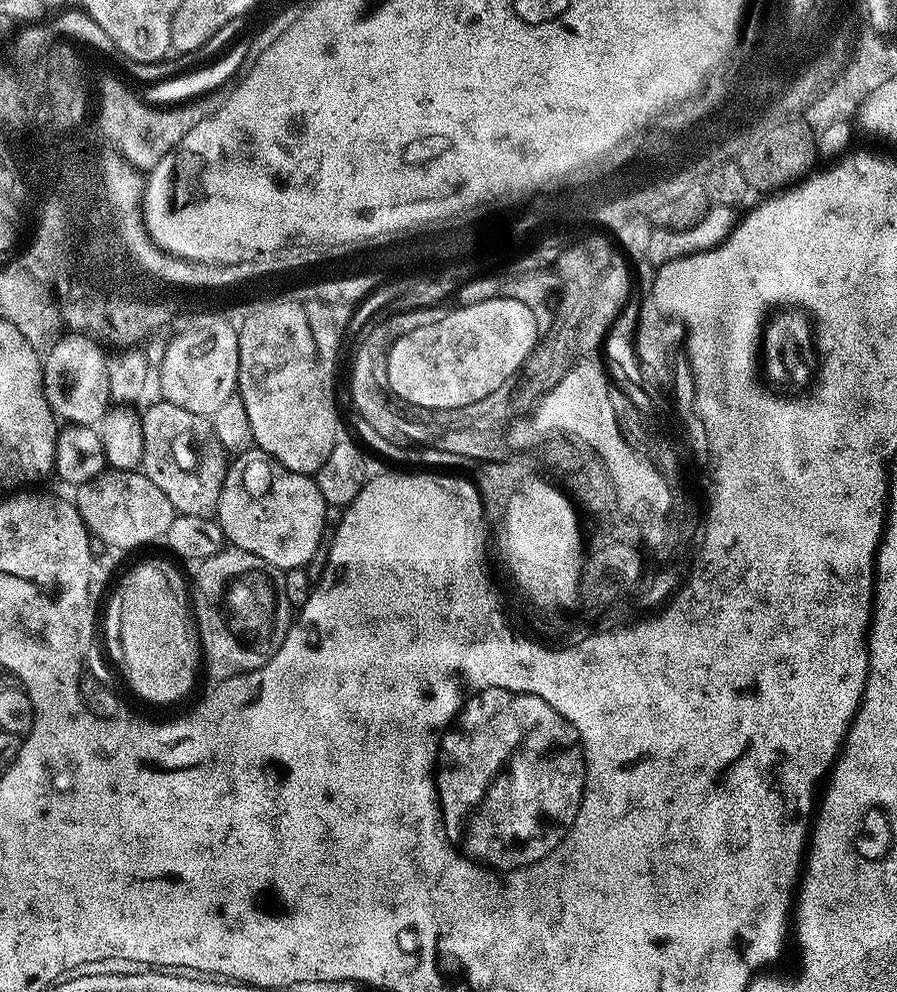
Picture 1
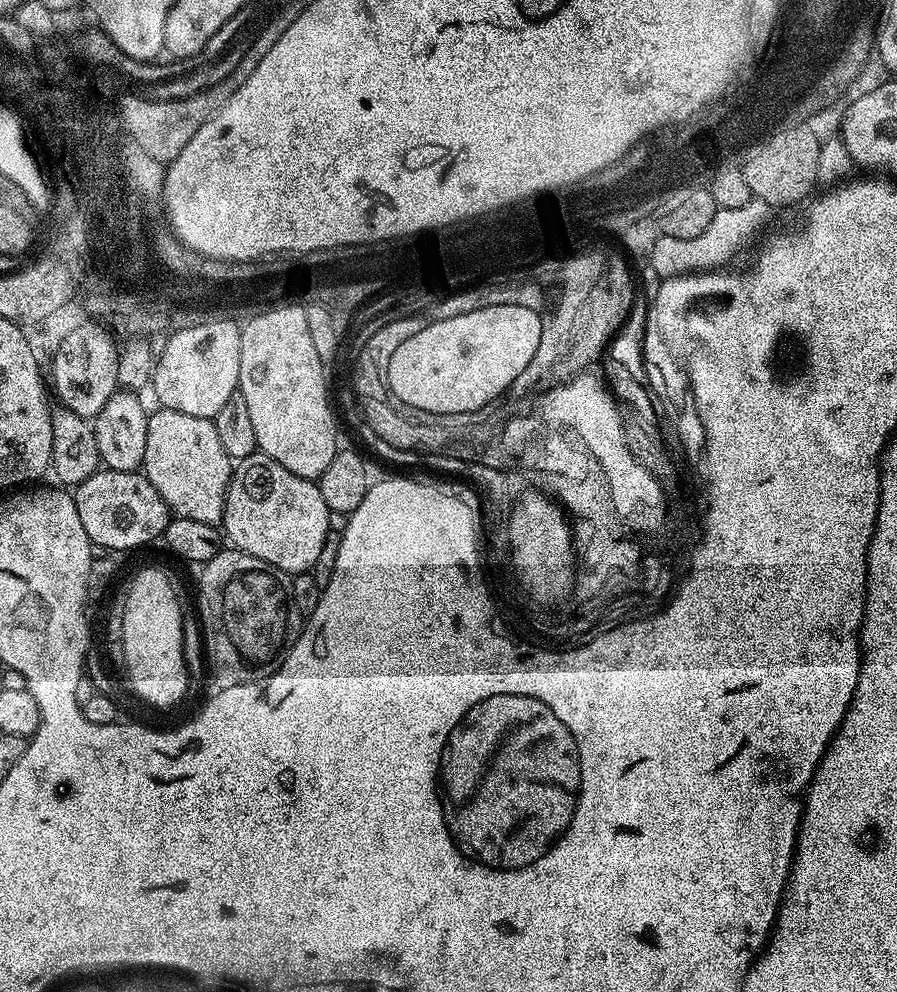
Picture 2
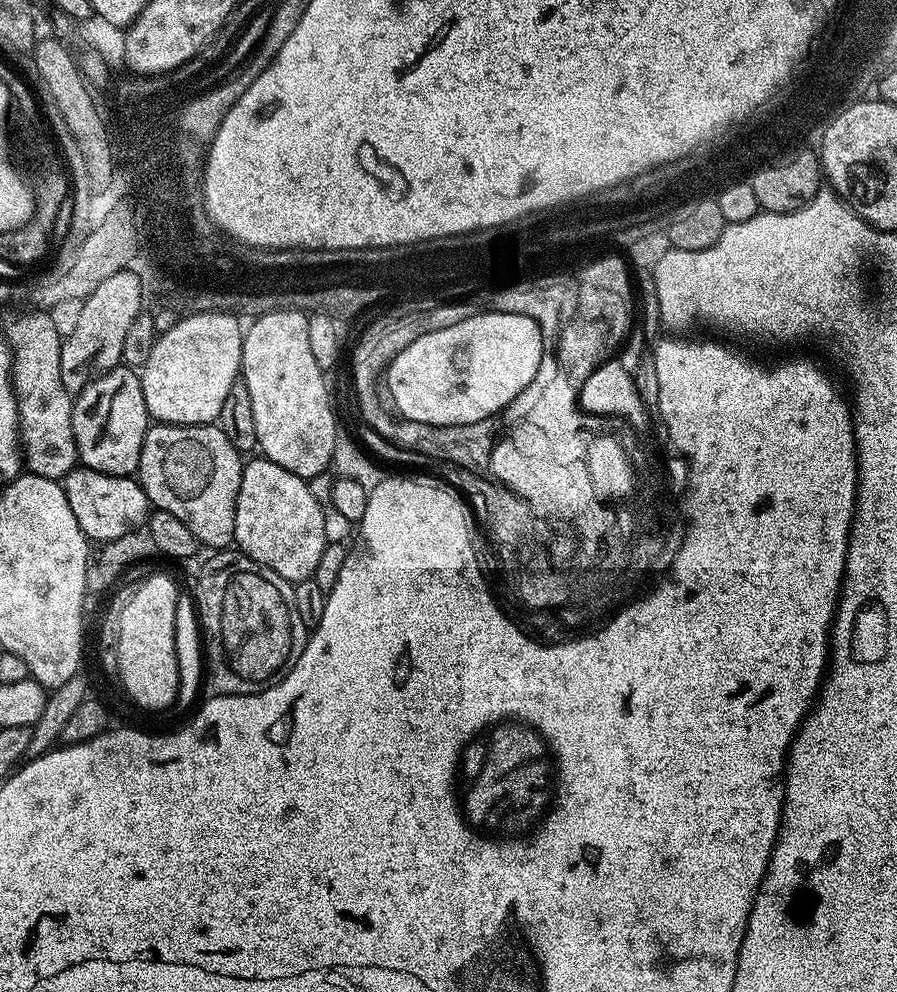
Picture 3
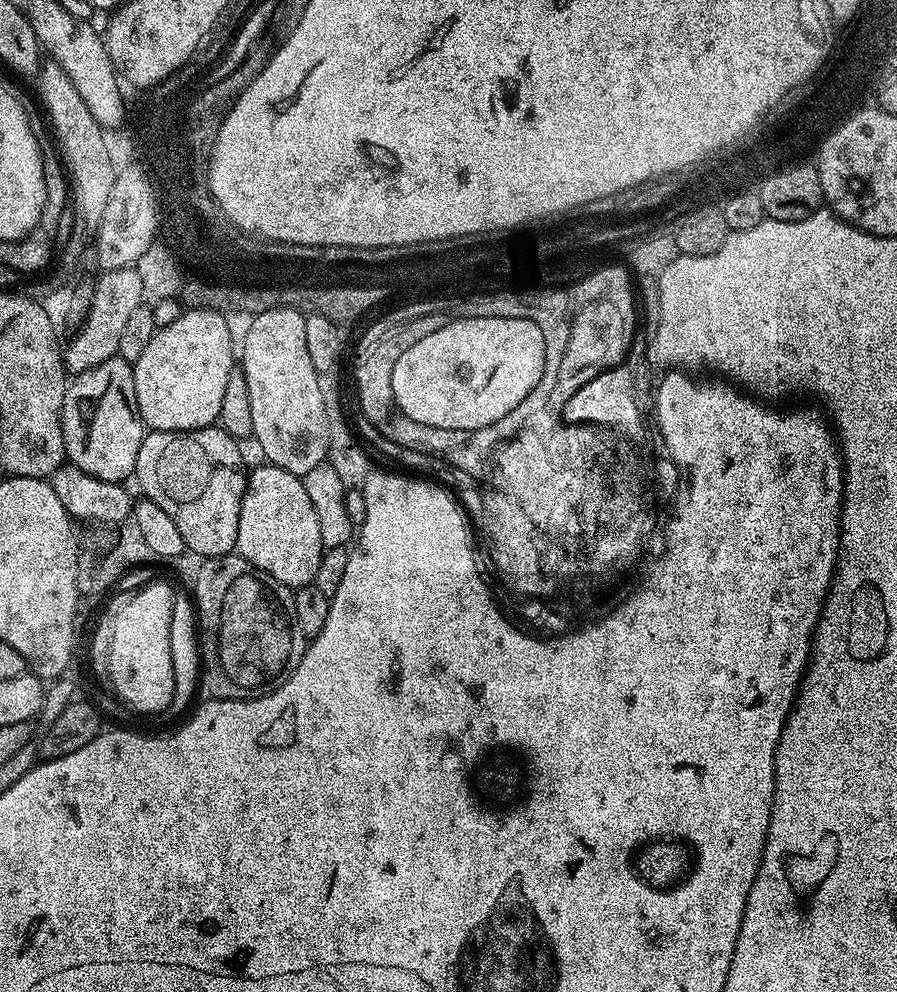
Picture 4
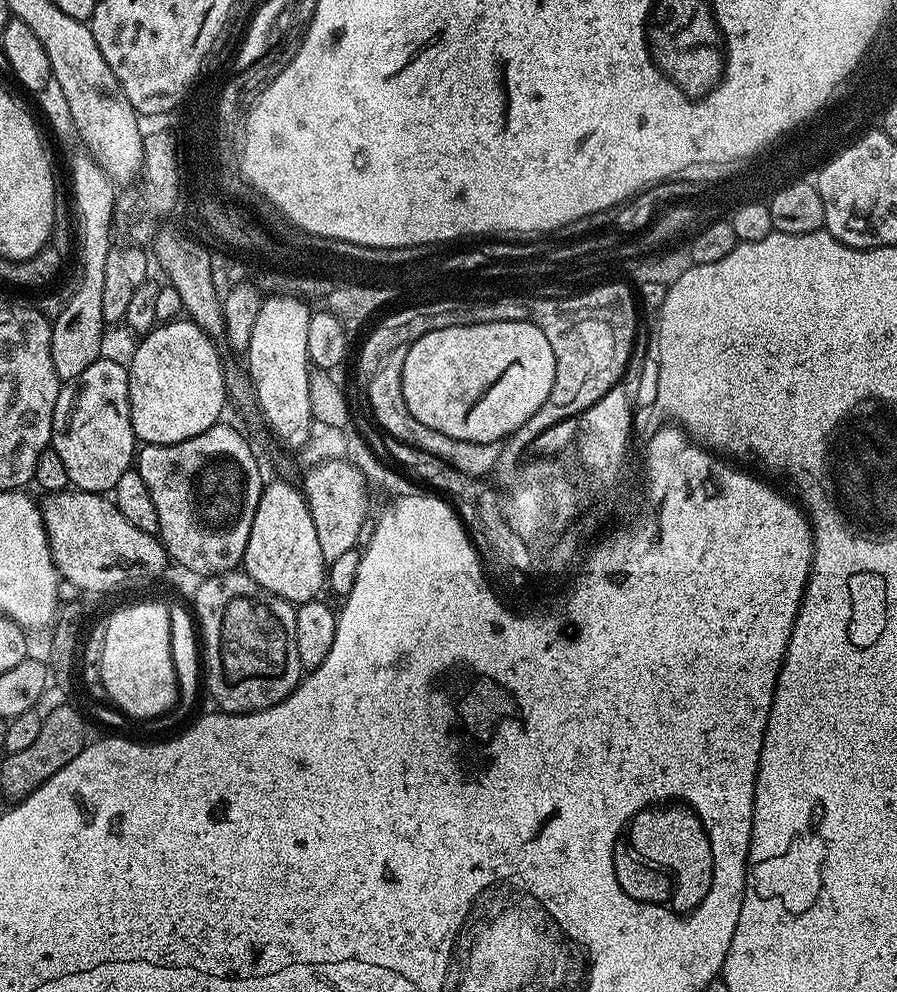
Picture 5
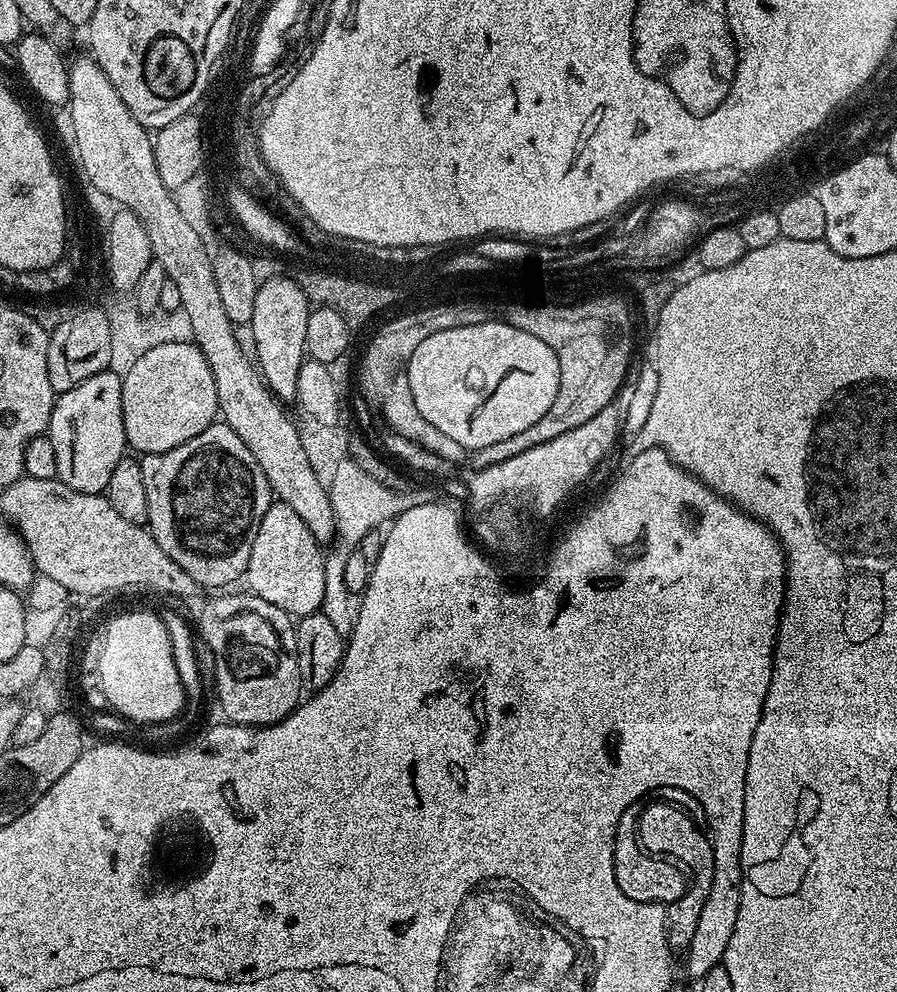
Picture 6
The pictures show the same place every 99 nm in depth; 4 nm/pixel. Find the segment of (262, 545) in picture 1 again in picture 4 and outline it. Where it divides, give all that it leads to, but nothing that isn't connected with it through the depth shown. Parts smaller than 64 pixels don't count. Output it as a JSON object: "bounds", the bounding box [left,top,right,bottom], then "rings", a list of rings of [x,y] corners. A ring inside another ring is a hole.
{"bounds":[235,463,326,590],"rings":[[[261,463],[261,468],[256,468],[247,473],[246,487],[242,506],[238,514],[238,538],[235,551],[247,564],[251,564],[257,572],[277,585],[285,584],[289,590],[309,587],[318,574],[319,562],[326,549],[318,530],[318,518],[311,506],[310,497],[306,494],[301,477],[282,470],[277,464]]]}

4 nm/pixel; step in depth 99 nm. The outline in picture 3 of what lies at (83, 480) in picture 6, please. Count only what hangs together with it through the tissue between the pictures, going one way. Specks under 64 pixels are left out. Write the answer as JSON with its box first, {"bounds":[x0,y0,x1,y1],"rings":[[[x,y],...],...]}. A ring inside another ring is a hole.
{"bounds":[72,366,150,477],"rings":[[[117,366],[93,380],[83,392],[75,397],[72,406],[72,429],[76,438],[78,460],[83,467],[93,468],[95,472],[111,476],[131,477],[139,469],[142,442],[150,427],[150,417],[146,398],[142,394],[140,377],[132,368]]]}

